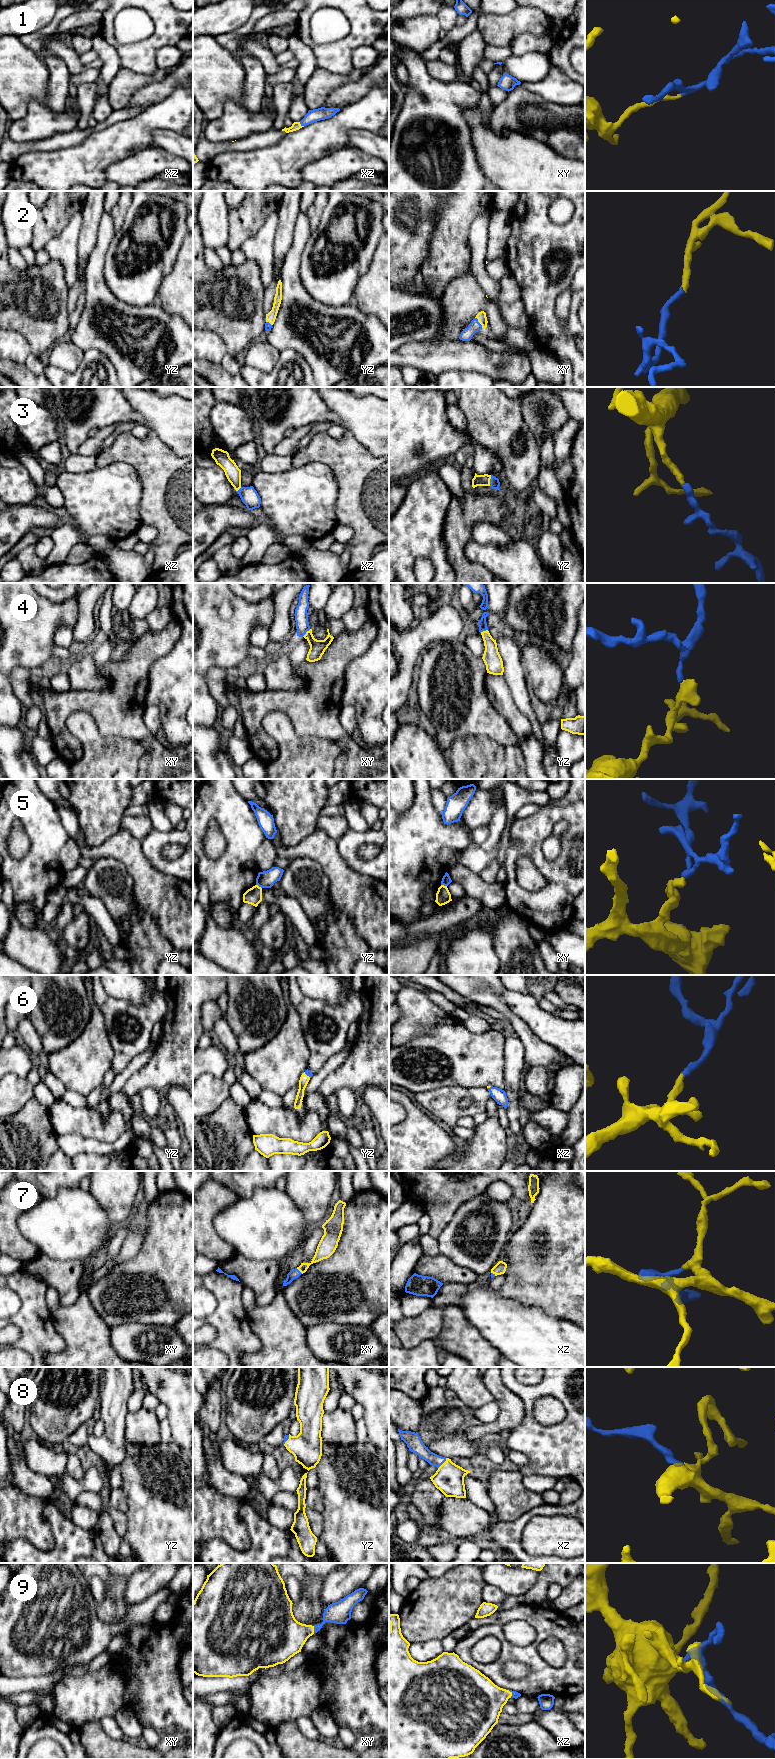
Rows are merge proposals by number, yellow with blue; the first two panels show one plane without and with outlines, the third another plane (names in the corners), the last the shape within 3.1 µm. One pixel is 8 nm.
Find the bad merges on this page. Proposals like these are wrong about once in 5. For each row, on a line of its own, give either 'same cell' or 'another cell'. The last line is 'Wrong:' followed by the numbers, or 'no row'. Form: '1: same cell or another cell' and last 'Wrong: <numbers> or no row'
1: same cell
2: same cell
3: same cell
4: same cell
5: another cell
6: same cell
7: same cell
8: same cell
9: same cell
Wrong: 5

